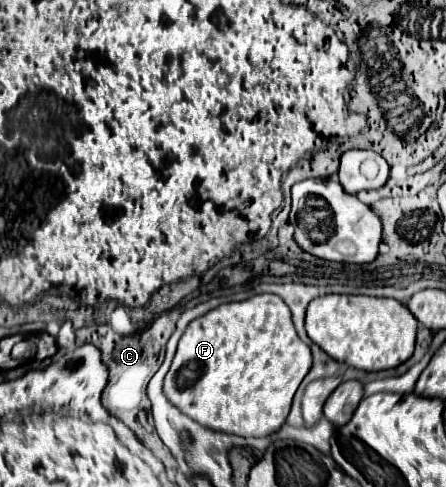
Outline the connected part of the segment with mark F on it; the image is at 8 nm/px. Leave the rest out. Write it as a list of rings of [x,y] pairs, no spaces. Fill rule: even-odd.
[[[261,293],[239,303],[225,303],[193,319],[181,335],[173,363],[165,375],[163,391],[175,407],[197,423],[241,437],[265,437],[285,423],[293,395],[313,365],[311,349],[297,337],[291,311],[279,295]]]

